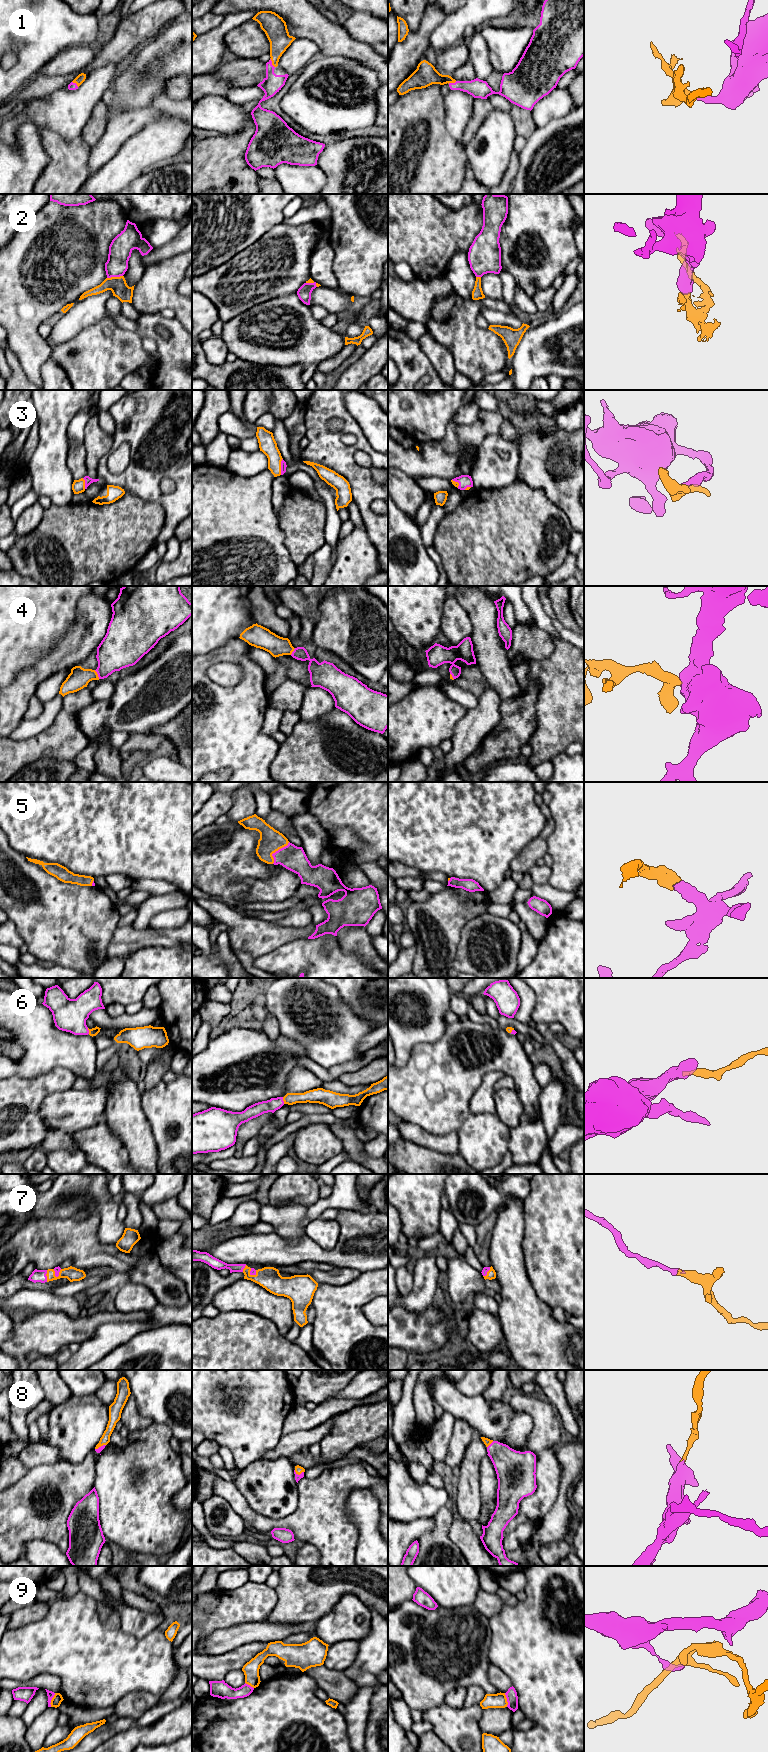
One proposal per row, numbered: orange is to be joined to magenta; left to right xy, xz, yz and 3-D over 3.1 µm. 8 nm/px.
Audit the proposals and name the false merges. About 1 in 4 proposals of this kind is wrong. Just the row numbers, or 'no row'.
9

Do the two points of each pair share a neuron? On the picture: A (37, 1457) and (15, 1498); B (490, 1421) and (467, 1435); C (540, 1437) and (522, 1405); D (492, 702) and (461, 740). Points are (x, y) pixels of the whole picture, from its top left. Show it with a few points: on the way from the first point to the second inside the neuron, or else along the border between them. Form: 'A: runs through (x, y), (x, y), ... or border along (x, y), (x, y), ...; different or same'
A: border along (54, 1462), (40, 1464), (29, 1470); different
B: border along (455, 1418), (464, 1420), (476, 1435); different
C: runs through (540, 1428), (540, 1419), (531, 1410); same
D: runs through (487, 711), (486, 715), (470, 731); same

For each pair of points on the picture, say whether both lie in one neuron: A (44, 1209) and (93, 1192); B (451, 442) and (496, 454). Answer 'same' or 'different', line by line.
A: same
B: different

